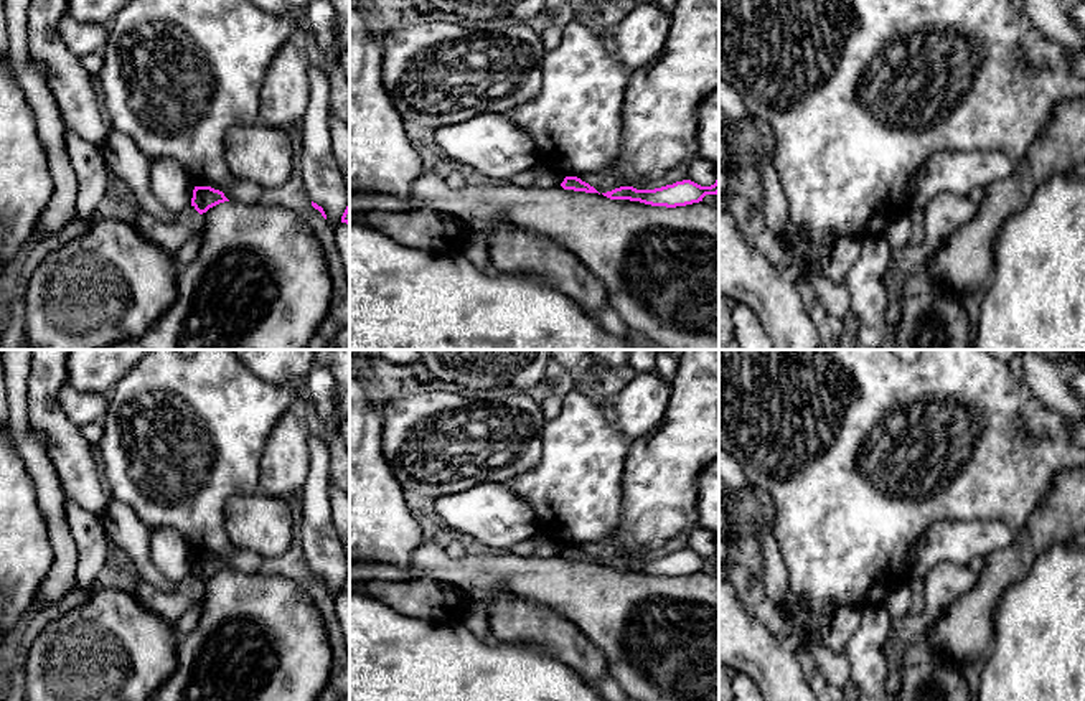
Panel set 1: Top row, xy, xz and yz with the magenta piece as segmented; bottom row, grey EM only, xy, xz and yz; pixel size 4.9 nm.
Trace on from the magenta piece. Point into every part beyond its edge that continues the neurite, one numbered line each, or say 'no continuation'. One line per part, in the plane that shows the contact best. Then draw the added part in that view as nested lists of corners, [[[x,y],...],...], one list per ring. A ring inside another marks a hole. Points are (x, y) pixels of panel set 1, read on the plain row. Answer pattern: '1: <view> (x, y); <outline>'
no continuation

